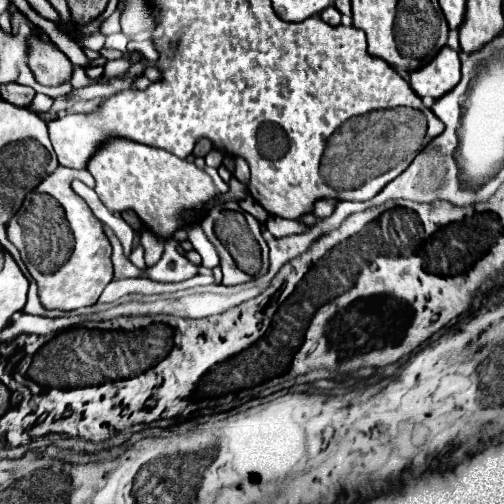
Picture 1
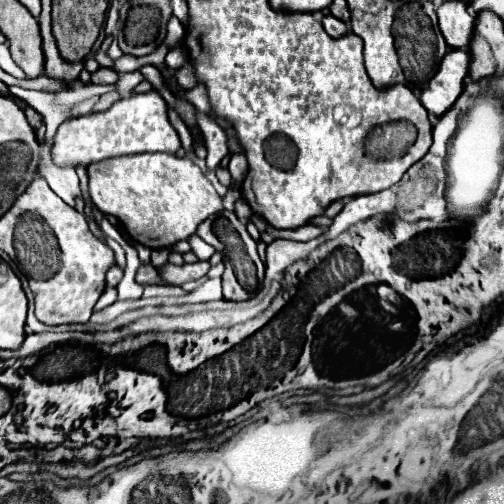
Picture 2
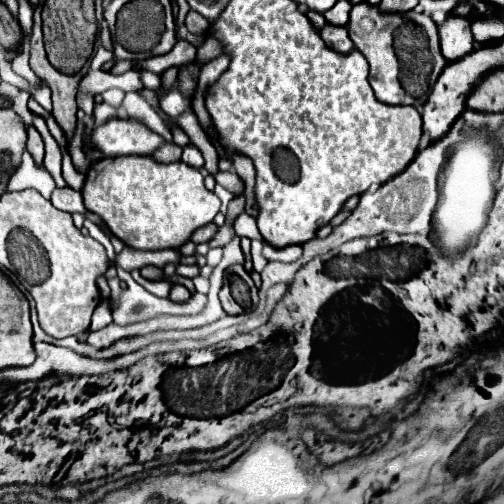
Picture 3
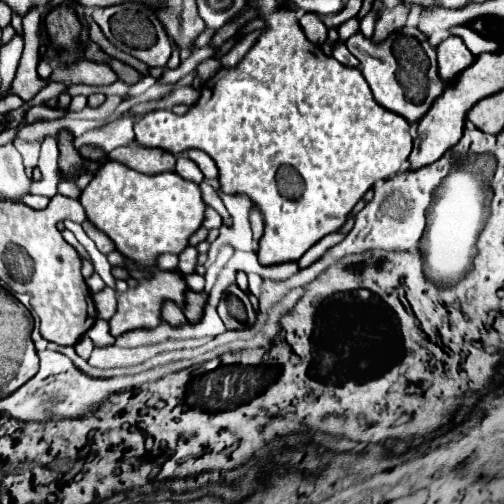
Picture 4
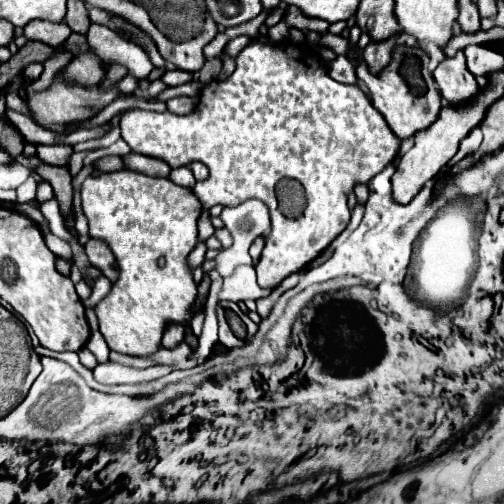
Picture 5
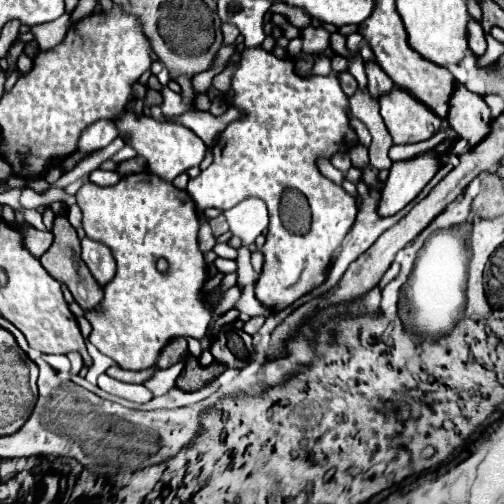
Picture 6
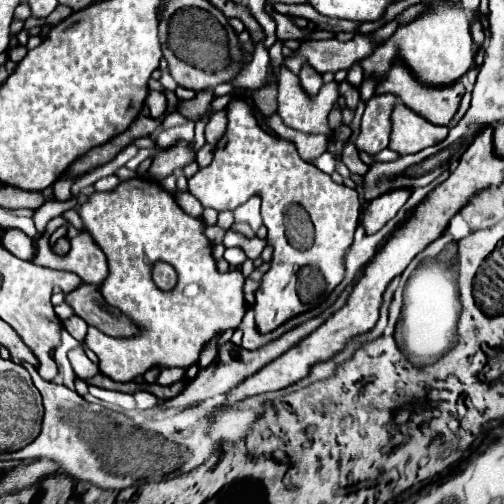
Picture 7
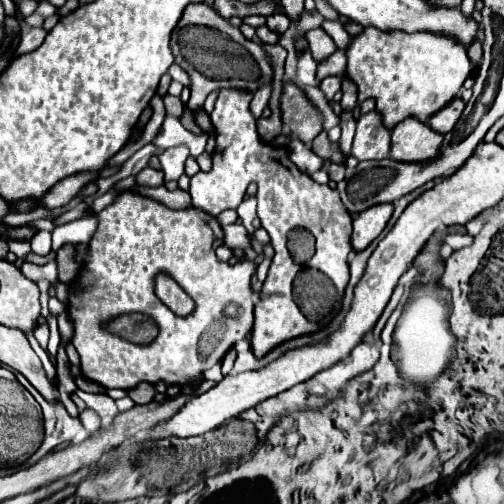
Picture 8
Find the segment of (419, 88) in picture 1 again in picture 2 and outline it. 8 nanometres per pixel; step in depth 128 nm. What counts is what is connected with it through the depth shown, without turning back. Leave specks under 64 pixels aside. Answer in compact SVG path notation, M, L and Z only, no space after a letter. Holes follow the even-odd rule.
M450 50L444 56L436 76L428 82L426 90L420 96L422 106L430 114L442 116L454 106L454 102L462 94L464 78L470 70L470 62L472 62L472 56L468 50L460 50L460 52Z

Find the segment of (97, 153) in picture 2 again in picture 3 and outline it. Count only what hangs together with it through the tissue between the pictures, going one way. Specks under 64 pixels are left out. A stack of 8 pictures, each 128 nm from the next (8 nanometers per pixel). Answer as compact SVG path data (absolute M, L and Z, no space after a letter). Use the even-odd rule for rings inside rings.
M108 120L106 124L92 130L92 144L106 156L130 156L150 154L162 146L162 136L152 134L146 126L136 120ZM122 122L122 124L120 124Z

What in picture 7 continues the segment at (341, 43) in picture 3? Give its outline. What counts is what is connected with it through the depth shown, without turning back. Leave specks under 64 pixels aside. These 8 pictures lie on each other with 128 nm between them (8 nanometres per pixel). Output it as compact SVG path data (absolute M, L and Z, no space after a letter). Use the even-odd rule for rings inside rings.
M340 82L338 84L338 92L346 98L346 106L350 108L350 110L356 110L356 106L358 106L358 90L356 88L352 88L348 82Z

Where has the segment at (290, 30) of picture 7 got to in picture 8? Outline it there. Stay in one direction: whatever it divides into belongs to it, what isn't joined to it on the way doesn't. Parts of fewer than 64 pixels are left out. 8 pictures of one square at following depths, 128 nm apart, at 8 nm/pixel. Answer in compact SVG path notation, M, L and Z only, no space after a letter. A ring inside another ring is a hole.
M270 14L270 16L266 18L266 26L268 26L272 32L282 34L282 32L286 32L286 30L288 30L290 20L288 20L284 14Z

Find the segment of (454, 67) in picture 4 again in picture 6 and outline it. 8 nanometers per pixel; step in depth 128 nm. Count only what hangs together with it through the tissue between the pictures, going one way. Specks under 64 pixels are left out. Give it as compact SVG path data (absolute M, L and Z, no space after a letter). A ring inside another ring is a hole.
M458 84L456 92L450 100L450 114L448 122L452 130L468 142L468 148L474 148L488 136L490 132L490 108L486 106L484 98L466 90L466 86Z

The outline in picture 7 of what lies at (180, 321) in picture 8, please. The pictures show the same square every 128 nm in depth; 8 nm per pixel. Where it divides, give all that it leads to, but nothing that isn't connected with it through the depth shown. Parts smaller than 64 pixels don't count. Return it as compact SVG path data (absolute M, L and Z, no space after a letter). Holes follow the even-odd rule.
M132 178L122 182L112 192L94 192L88 202L80 206L80 216L84 220L84 230L94 238L108 260L108 276L100 286L100 294L106 304L118 308L126 316L132 316L140 324L140 336L134 338L110 338L100 334L96 328L88 328L84 344L98 356L98 368L104 376L114 382L132 382L150 368L190 368L198 362L204 346L218 334L226 330L236 330L246 314L244 300L244 276L240 270L218 272L216 260L212 256L212 242L204 236L202 218L192 218L178 208L174 196L166 192L160 184L142 178ZM162 260L174 266L178 272L178 284L170 292L162 292L152 282L152 266Z

